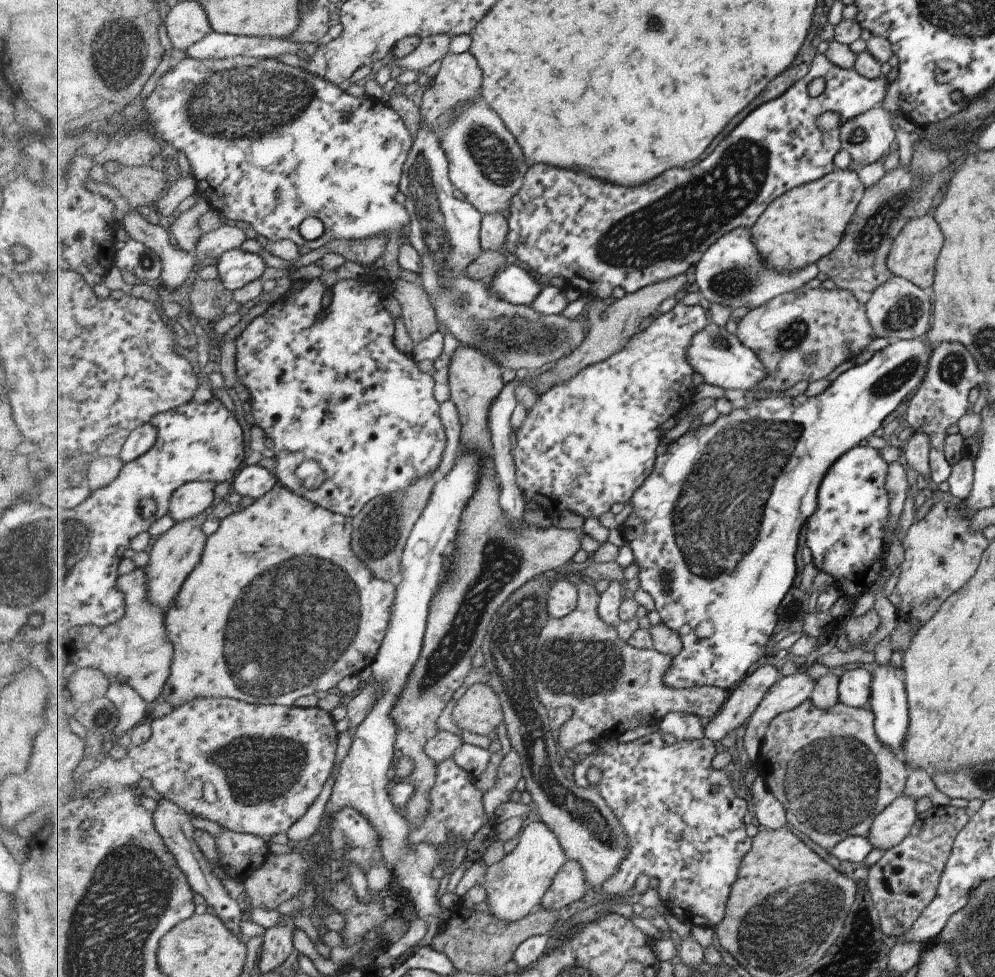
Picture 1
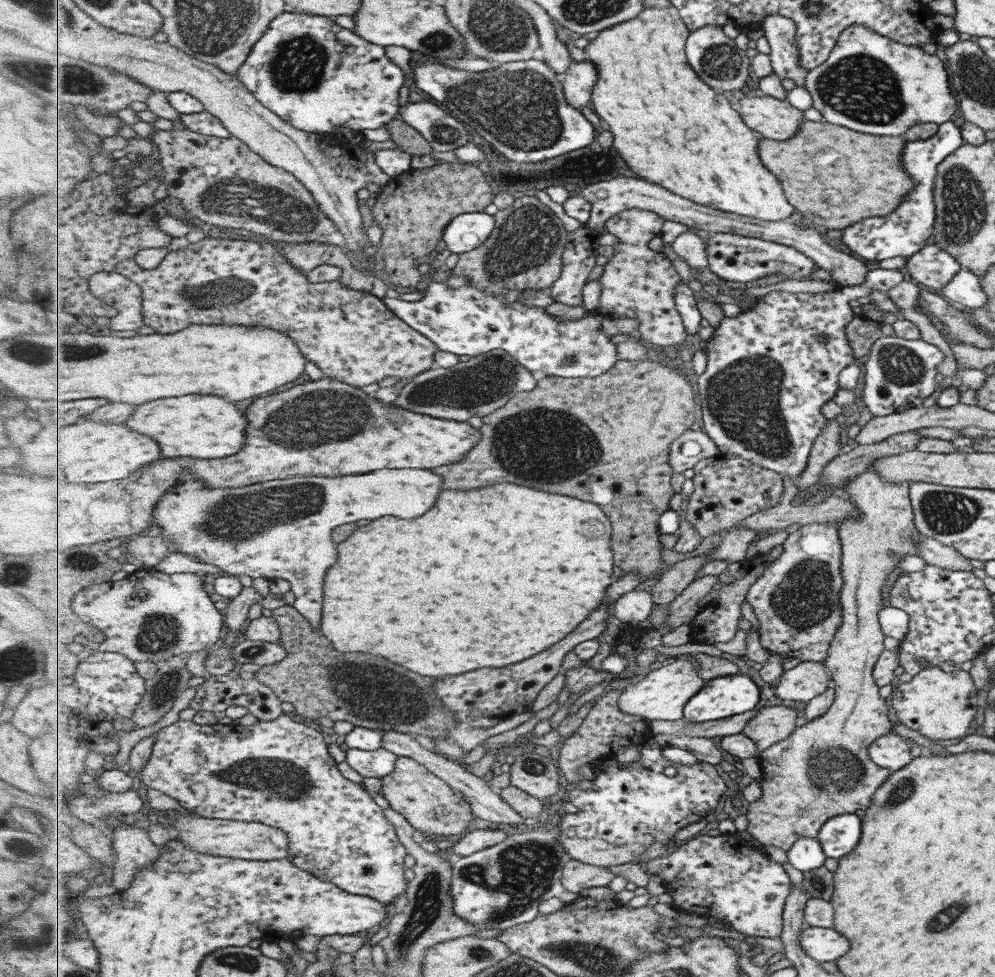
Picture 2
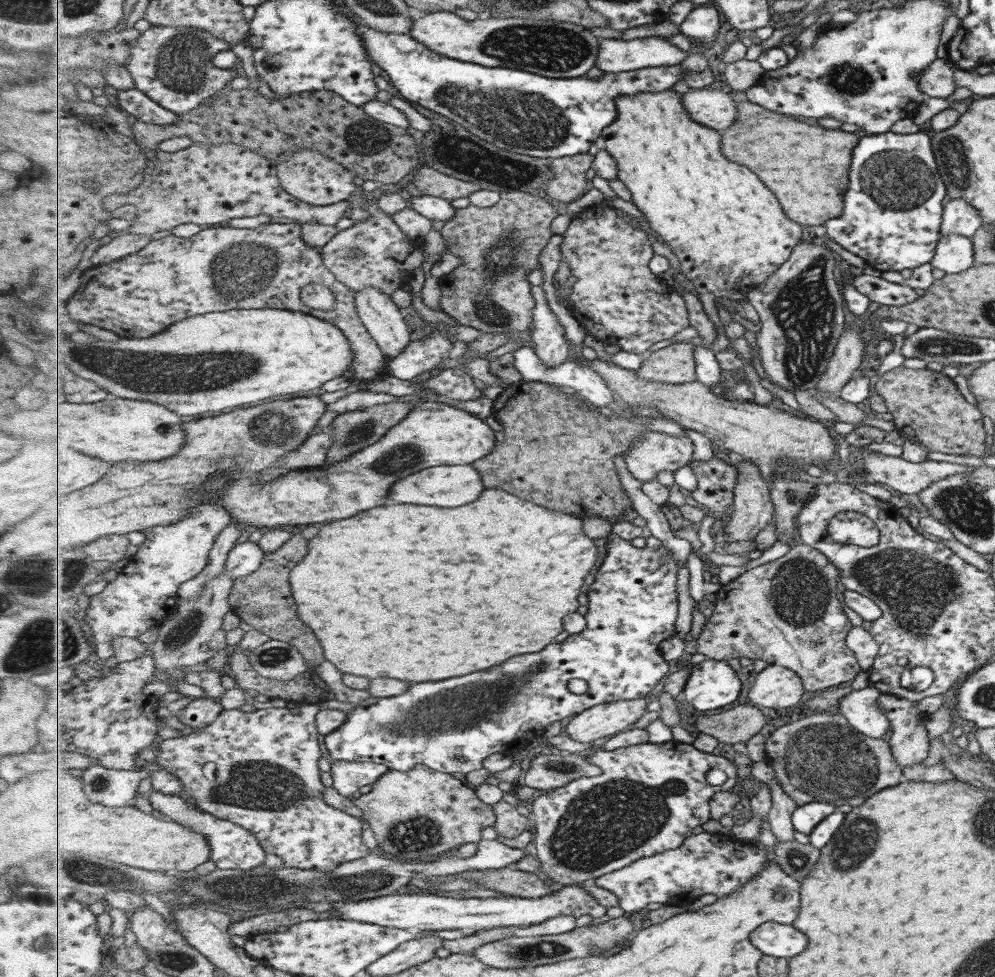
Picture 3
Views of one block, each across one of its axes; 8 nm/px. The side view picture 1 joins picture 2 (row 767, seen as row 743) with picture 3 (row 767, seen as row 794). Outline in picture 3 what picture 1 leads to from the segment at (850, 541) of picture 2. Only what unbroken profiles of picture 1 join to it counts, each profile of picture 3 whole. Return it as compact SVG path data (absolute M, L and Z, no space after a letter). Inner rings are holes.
M805 713L801 719L783 725L766 736L767 759L775 768L779 784L793 797L798 807L813 801L833 804L835 807L857 807L877 791L896 786L903 781L903 772L899 764L893 761L893 755L881 750L871 752L871 748L865 747L859 737L860 732L857 732L840 713Z

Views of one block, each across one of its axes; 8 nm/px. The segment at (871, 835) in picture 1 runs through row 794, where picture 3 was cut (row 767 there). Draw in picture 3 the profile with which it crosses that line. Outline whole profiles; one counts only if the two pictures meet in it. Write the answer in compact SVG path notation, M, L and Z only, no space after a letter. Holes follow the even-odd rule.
M879 694L877 702L883 707L883 713L887 717L890 726L890 732L885 741L889 744L893 761L899 764L901 770L904 767L921 763L929 752L929 740L924 727L924 722L929 714L918 712L913 707L915 701L905 700L892 694Z

